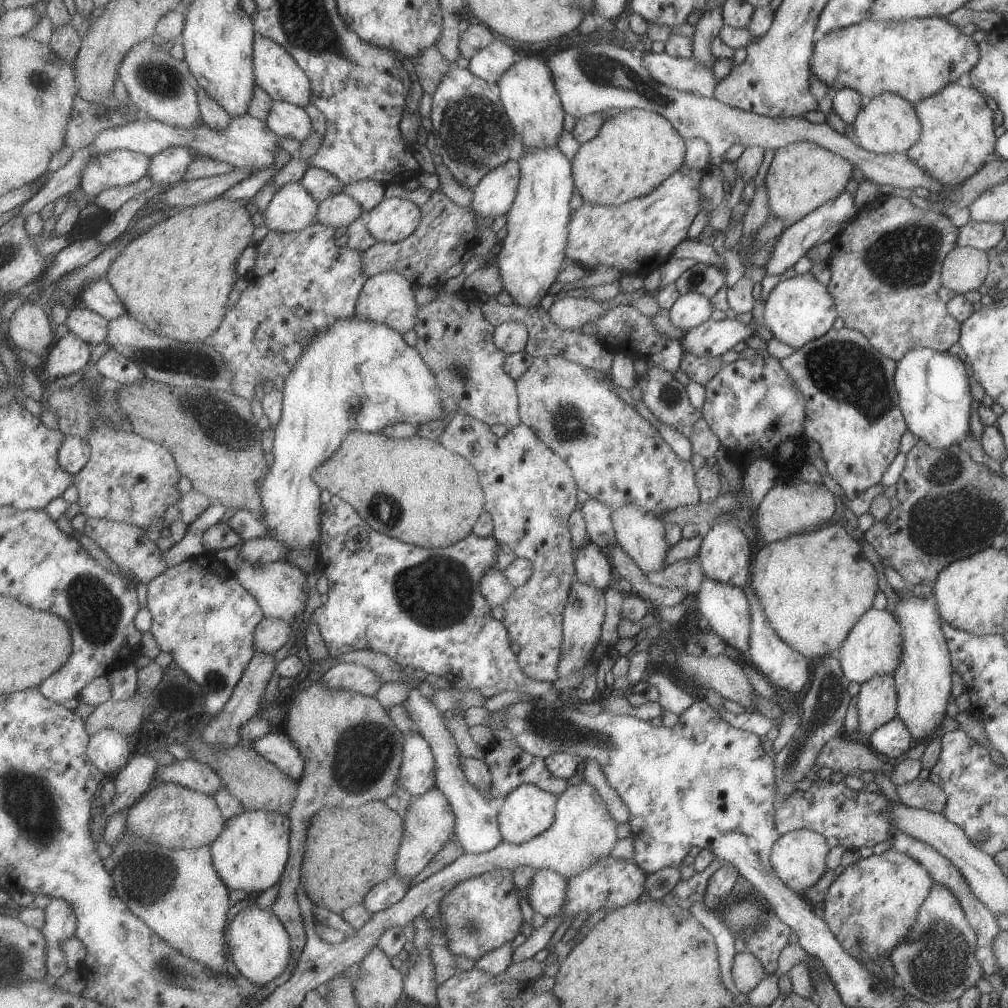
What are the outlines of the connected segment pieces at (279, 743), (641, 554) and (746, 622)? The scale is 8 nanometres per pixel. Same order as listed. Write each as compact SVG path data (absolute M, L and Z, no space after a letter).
M272 731L264 738L251 742L250 745L278 764L294 780L302 781L306 775L306 764L308 764L306 757L288 732L284 734Z
M626 504L620 510L611 511L611 516L616 540L626 551L626 554L631 556L632 560L642 569L642 572L645 572L645 574L658 572L668 566L665 559L672 546L665 539L666 530L660 518L643 508L636 508L632 504Z
M704 576L695 599L701 616L709 622L708 629L718 634L732 653L744 661L750 655L750 604L743 589Z

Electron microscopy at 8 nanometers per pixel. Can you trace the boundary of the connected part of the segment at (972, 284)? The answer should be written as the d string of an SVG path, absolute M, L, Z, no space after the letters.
M956 246L944 259L941 270L942 287L963 294L976 290L984 284L988 271L987 251Z

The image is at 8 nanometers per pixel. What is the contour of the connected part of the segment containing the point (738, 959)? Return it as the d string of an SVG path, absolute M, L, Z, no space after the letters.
M746 950L736 953L732 964L732 978L740 993L749 994L766 977L763 964L757 956Z

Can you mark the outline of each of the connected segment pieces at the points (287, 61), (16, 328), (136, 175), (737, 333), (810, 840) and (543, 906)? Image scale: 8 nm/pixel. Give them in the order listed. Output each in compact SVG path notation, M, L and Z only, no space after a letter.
M257 34L255 42L255 64L258 85L263 86L278 102L289 102L308 108L314 102L313 82L309 73L296 57L278 41Z
M32 302L22 306L10 319L8 333L20 348L25 348L36 355L44 356L53 350L56 339L55 324L52 316L39 304Z
M130 149L112 150L106 154L94 156L84 166L81 186L88 194L90 202L102 194L102 190L116 186L130 186L138 180L143 181L150 172L153 157Z
M726 317L722 321L710 318L685 333L680 342L688 354L698 358L718 358L732 350L738 342L753 336L754 328L753 318L749 317Z
M806 829L793 830L778 837L772 846L770 860L782 882L796 894L802 894L824 876L827 869L826 856L830 849L822 834Z
M538 869L530 886L530 903L537 914L554 918L560 916L568 902L569 878L552 869Z

